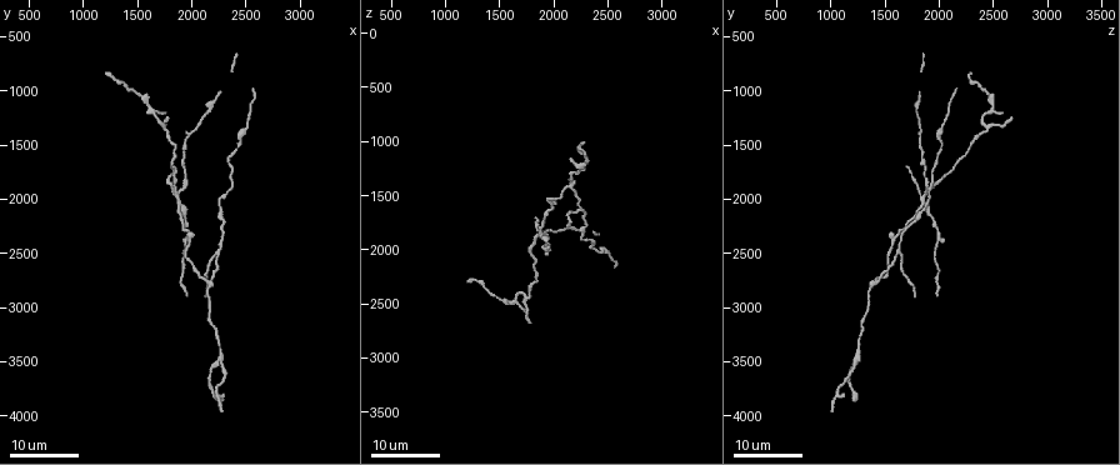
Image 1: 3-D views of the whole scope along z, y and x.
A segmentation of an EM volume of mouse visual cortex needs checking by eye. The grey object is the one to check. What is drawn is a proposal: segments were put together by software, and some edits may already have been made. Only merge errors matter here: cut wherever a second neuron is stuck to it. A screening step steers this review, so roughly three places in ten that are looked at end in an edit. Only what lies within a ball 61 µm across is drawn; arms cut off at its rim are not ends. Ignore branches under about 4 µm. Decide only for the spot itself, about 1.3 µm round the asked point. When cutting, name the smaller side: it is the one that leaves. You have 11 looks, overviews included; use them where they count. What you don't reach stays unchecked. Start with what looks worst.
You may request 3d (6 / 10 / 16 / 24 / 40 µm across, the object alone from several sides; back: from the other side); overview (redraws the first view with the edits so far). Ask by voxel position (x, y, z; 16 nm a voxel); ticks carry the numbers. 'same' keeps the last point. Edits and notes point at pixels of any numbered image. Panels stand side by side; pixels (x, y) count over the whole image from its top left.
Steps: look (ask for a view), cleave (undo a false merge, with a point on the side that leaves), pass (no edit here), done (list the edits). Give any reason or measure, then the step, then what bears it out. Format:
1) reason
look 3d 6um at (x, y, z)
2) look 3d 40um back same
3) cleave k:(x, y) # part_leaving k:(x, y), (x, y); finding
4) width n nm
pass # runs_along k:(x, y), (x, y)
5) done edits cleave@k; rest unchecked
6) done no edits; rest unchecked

four arms meet
look 3d 16um at (1860, 2060, 1840)

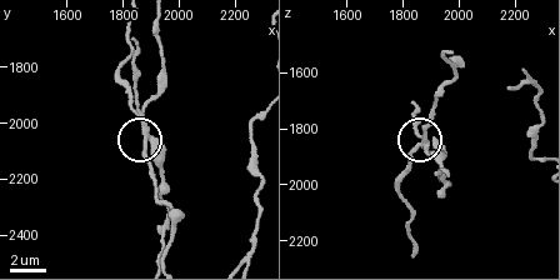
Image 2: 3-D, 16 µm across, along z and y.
look 3d 10um at (1890, 2030, 1870)

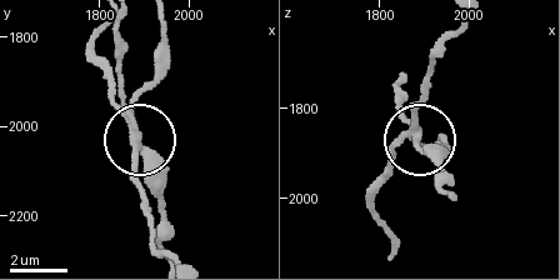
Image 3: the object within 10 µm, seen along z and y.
arms 4
cleave 3:(155, 171) # part_leaving 3:(419, 133), (453, 190); two neurons meet here

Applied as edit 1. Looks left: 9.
look overview

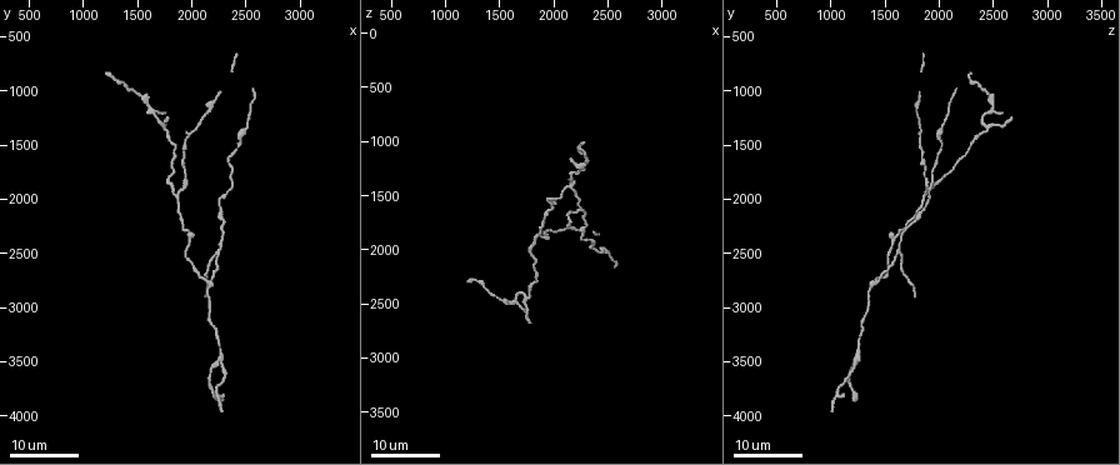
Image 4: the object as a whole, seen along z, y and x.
look 3d 16um at (2180, 2760, 1440)

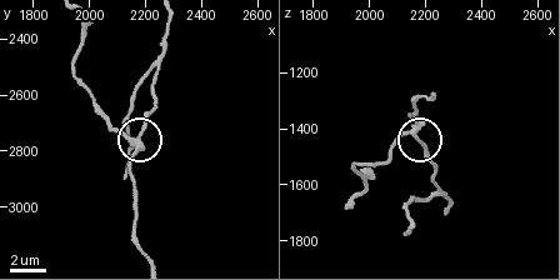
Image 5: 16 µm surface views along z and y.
look 3d 6um at (2170, 2760, 1430)

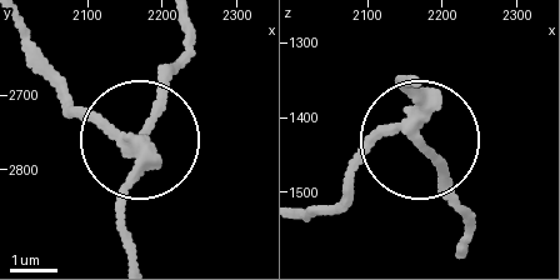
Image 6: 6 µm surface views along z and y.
arms 3
pass # one neuron here

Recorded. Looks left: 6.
three-way junction
look 3d 16um at (2240, 2480, 1640)

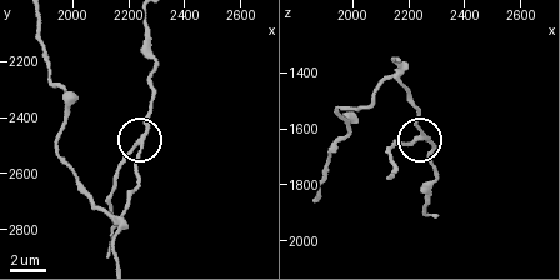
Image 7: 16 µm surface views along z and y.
look 3d 6um at (2240, 2480, 1630)

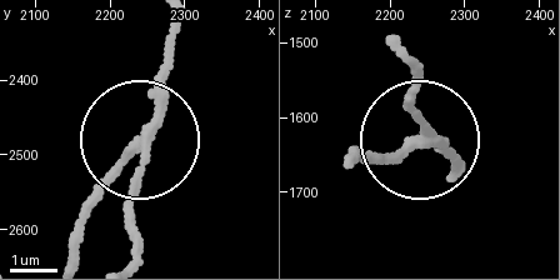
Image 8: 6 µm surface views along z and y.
cleave 8:(113, 174) # part_leaving 8:(151, 115), (88, 219), (80, 254); two neurons meet here

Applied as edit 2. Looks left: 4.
see it whole again
look overview

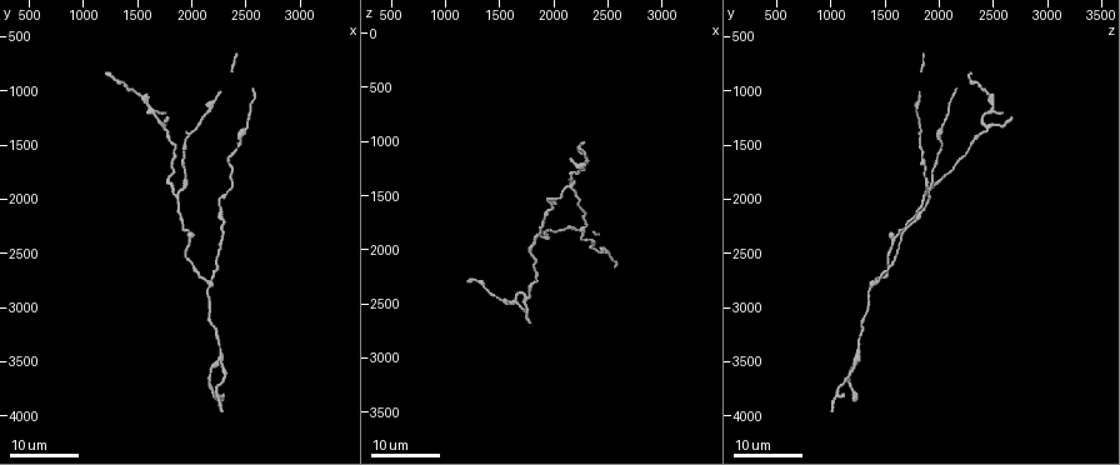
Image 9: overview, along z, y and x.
arms part here
look 3d 24um at (2280, 3500, 1260)

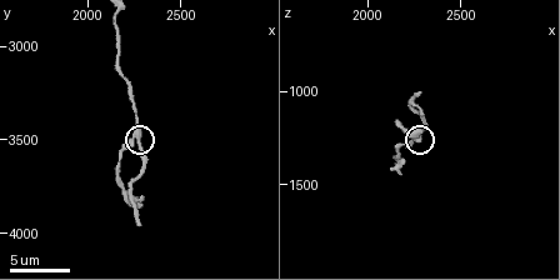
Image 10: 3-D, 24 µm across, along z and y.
look 3d 6um at (2260, 3460, 1260)

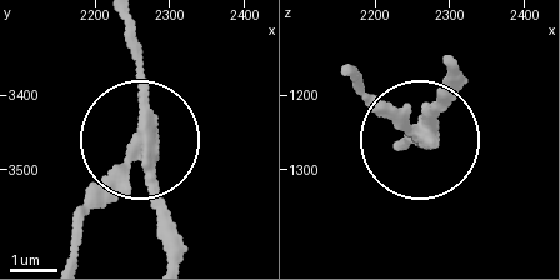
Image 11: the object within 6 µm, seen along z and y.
cleave 11:(98, 189) # part_leaving 11:(144, 148), (80, 228), (76, 251); a second neuron is stuck on

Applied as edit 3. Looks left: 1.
done edits cleave@3, cleave@8, cleave@11; rest unchecked

